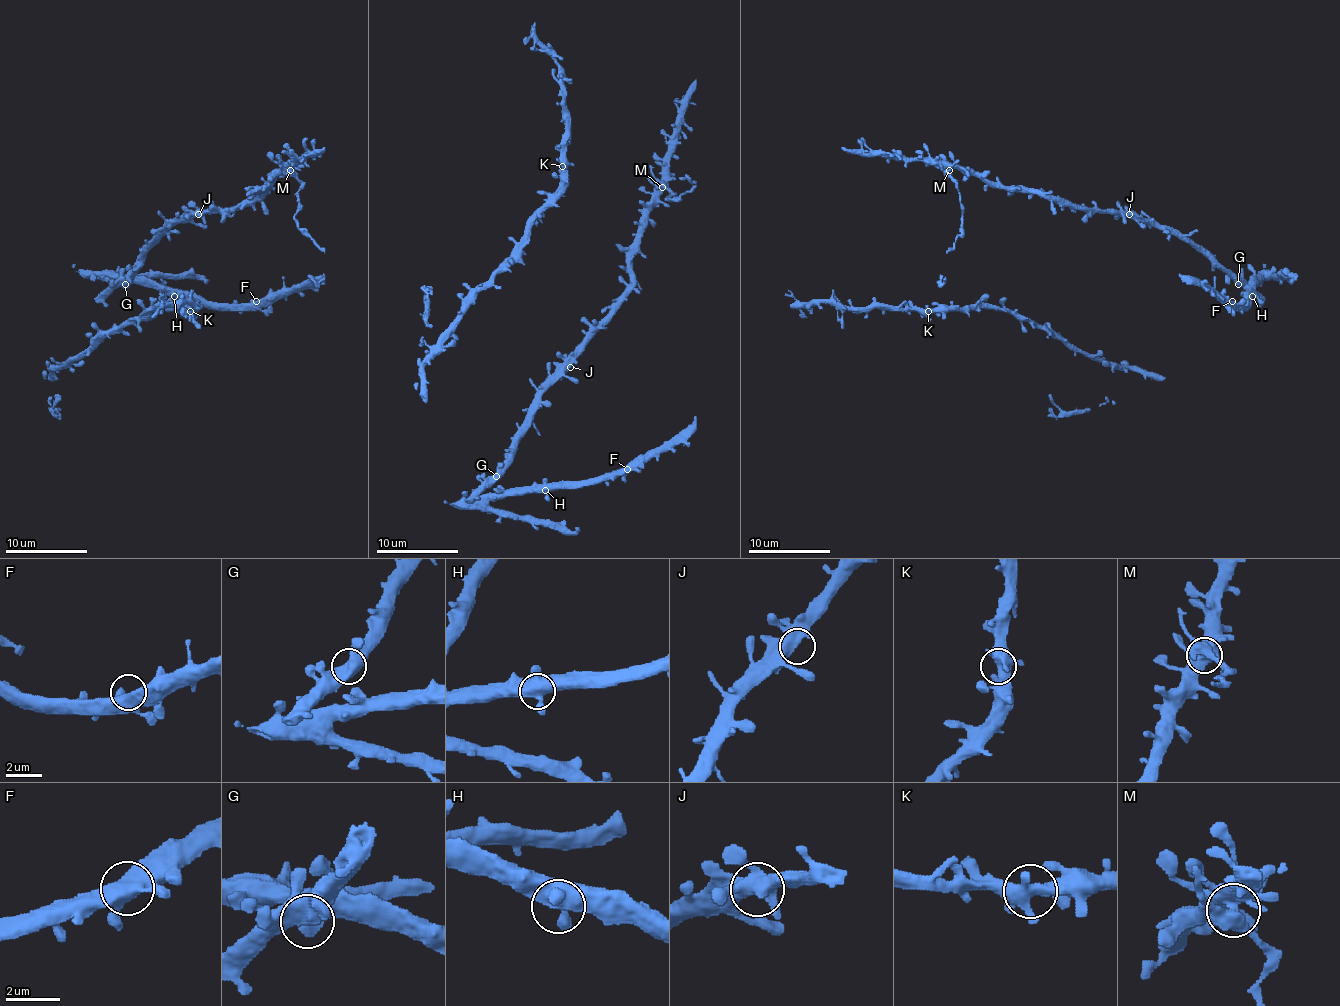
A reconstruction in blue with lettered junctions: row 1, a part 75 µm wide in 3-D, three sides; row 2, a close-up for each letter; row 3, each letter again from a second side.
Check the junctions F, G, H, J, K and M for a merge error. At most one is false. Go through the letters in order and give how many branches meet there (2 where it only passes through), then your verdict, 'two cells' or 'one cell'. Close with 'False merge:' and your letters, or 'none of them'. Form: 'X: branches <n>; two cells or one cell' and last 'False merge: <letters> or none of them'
F: branches 4; one cell
G: branches 3; one cell
H: branches 4; one cell
J: branches 5; one cell
K: branches 5; one cell
M: branches 6; two cells
False merge: M

